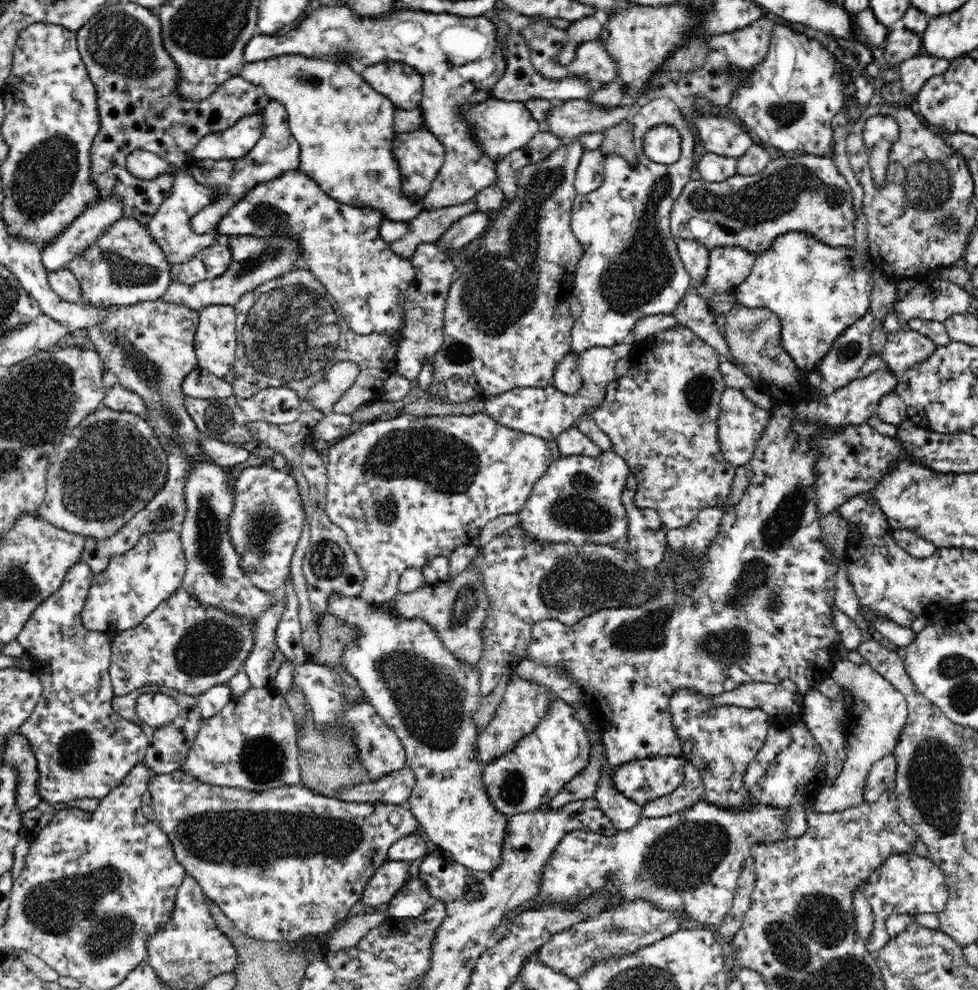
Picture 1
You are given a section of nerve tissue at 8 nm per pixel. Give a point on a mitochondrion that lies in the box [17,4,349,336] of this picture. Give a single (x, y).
(119, 42)

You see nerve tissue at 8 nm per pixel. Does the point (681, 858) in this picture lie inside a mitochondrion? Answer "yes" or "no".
yes

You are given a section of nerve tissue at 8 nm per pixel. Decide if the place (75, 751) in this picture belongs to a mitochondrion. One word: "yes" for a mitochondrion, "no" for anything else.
yes

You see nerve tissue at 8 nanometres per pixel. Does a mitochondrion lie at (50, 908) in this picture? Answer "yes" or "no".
yes

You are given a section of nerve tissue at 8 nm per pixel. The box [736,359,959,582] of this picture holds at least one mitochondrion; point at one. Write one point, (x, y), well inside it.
(782, 524)

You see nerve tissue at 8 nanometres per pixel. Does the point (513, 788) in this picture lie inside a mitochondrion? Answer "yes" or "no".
yes

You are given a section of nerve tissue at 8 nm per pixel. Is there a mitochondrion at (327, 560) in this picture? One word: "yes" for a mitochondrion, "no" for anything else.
yes

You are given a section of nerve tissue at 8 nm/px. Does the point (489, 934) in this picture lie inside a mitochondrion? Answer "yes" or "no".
no

